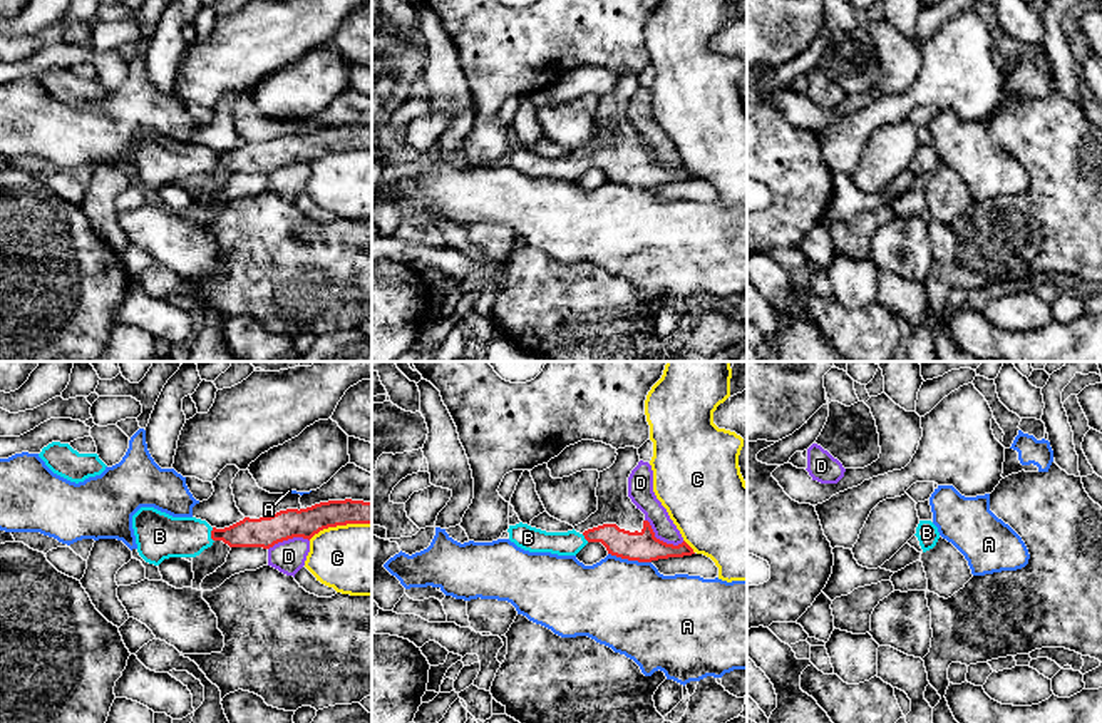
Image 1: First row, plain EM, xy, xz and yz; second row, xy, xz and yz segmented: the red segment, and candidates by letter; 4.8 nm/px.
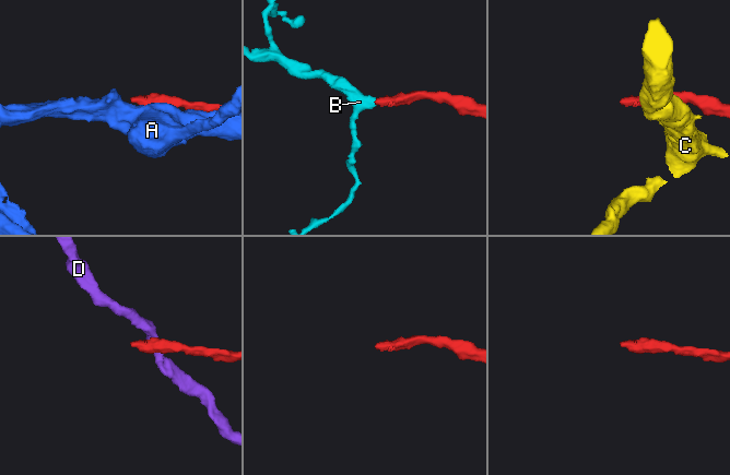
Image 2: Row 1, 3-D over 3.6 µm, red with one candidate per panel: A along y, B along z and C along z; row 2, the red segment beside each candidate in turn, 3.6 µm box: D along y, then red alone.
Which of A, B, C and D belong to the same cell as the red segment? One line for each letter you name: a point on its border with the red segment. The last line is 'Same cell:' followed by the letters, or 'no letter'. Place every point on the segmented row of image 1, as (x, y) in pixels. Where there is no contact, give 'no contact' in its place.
B: meets red in xy at (211, 534)
Same cell: B

